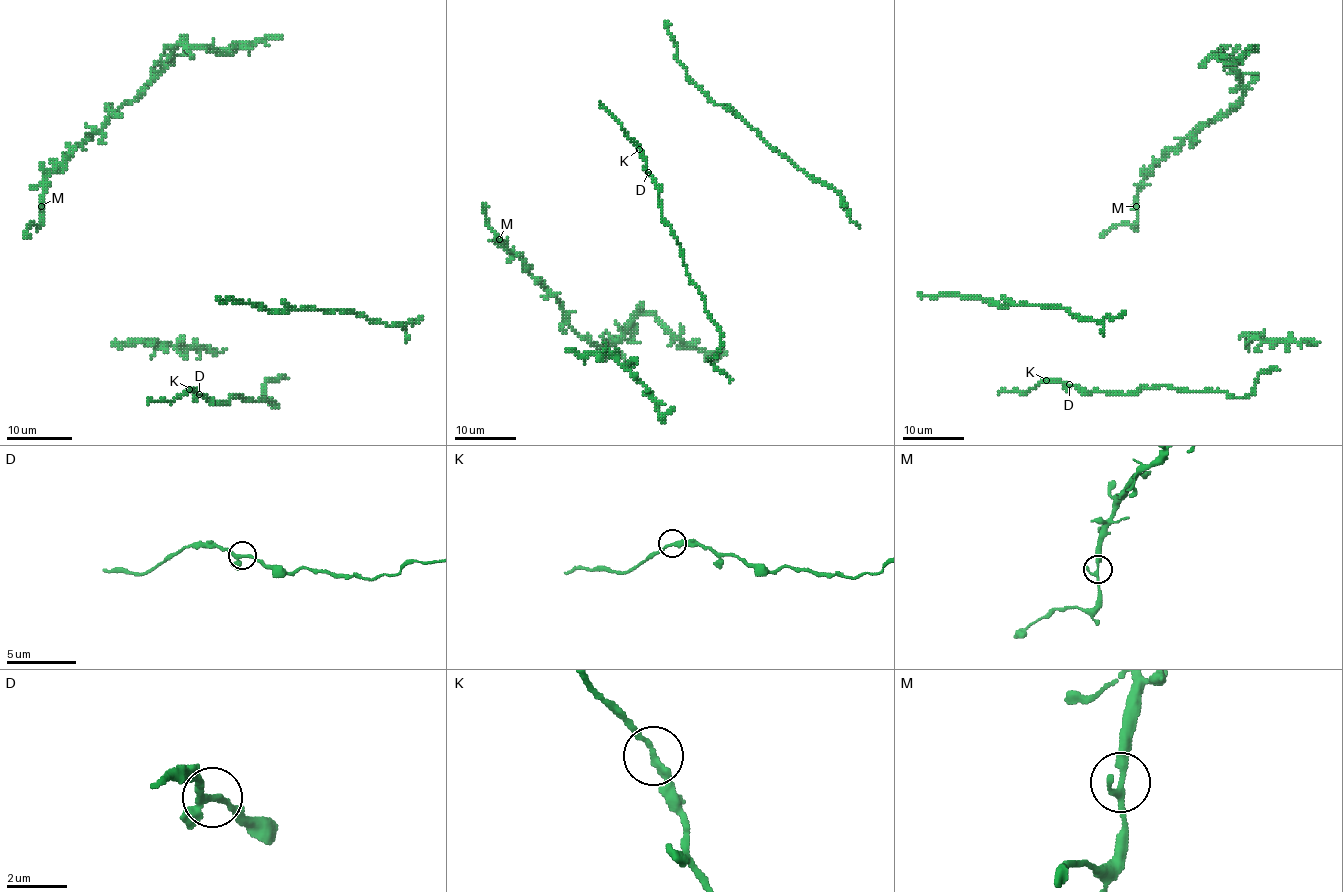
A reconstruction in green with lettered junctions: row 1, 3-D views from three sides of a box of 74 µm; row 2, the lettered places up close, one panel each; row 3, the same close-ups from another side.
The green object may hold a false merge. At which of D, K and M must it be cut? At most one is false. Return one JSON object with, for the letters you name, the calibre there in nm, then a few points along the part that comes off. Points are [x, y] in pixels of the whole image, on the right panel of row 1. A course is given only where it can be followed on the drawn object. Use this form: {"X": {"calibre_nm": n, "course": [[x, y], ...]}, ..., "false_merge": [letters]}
{"false_merge": []}

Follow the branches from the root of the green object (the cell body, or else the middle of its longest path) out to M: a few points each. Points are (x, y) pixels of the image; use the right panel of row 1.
M: (1103, 236), (1118, 224), (1134, 224), (1137, 207)

